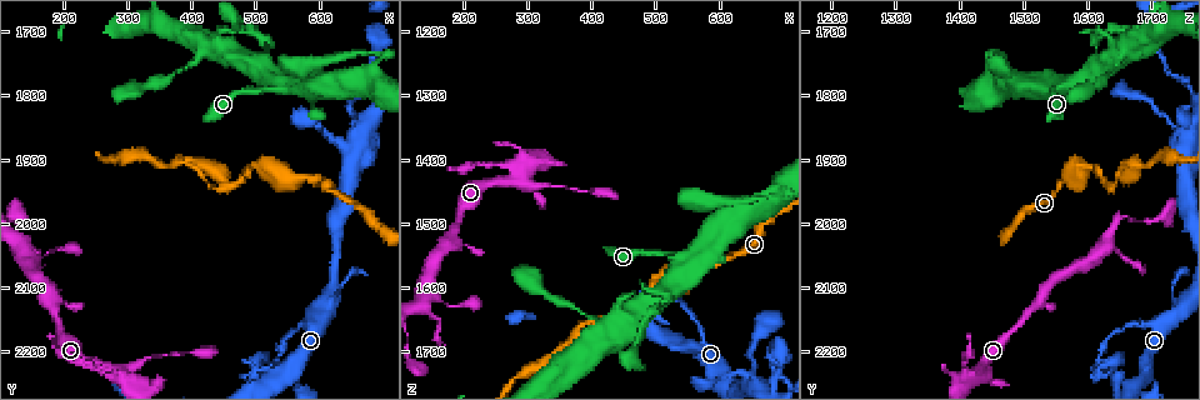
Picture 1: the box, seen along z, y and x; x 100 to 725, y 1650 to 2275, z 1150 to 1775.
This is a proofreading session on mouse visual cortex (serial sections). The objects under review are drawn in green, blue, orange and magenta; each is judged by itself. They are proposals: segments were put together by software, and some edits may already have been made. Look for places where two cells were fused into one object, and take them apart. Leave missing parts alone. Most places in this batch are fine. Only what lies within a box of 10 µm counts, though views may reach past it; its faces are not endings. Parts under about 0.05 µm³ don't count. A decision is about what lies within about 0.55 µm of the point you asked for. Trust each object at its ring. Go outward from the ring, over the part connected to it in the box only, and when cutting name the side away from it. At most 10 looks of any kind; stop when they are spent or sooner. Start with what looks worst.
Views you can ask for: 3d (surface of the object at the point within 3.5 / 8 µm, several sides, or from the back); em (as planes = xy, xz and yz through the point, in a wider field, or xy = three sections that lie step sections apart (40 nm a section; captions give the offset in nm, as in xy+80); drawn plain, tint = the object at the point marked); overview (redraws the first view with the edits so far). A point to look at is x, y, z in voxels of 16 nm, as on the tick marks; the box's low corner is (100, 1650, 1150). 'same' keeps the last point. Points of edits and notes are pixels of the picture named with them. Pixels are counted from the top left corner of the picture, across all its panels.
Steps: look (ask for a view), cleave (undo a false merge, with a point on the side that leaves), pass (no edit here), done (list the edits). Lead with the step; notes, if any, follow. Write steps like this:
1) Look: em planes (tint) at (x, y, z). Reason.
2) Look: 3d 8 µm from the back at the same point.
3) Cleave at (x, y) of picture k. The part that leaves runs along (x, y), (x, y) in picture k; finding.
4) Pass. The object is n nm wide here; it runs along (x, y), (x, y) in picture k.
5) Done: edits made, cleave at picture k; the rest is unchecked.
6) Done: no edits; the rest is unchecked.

Look: 3d 3.5 µm at (145, 2055, 1610). Branch point.

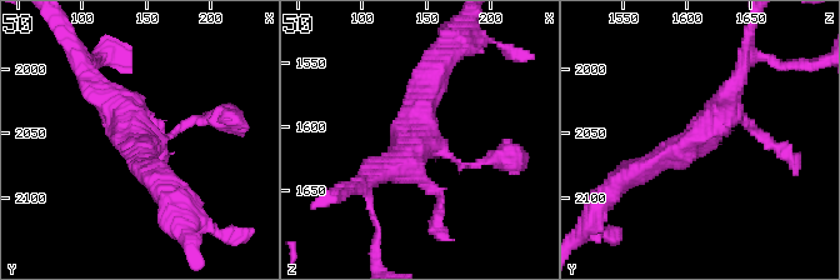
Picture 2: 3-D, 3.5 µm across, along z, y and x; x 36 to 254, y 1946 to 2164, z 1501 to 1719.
Look: em xy step 3 (tint) at (144, 2054, 1610). Shape alone is not enough.

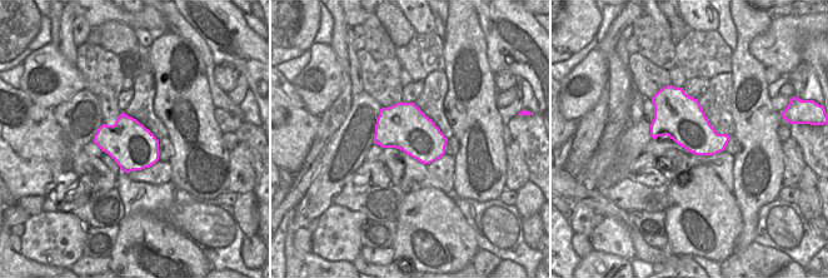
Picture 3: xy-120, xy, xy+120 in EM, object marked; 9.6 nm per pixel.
Pass. It runs along (630, 173), (701, 138), (736, 80) in picture 2; one cell here.

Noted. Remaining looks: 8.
Look: 3d 3.5 µm at (520, 2225, 1610). Abrupt turn.

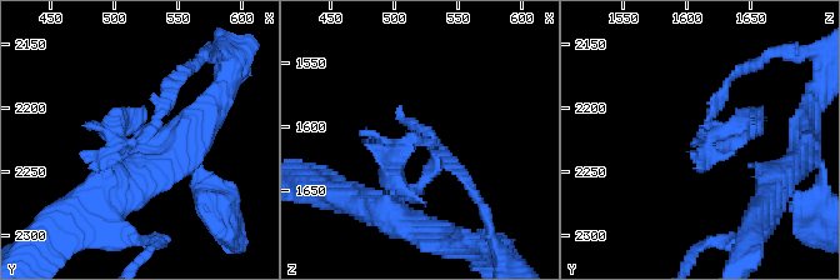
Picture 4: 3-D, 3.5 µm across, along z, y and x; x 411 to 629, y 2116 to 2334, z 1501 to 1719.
Look: em xy step 5 (tint) at (522, 2222, 1610).

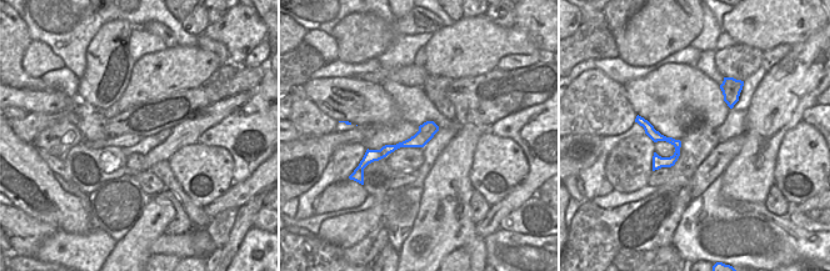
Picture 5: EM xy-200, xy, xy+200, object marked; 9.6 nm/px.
Pass. It runs along (434, 128), (419, 140), (369, 156) in picture 5; one cell here.

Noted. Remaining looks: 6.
Look: 3d 3.5 µm at (495, 1910, 1590). Abrupt turn.

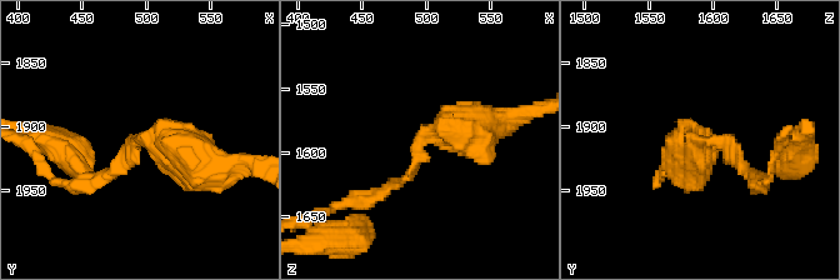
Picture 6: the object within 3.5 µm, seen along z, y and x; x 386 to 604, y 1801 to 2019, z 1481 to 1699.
Look: em xy step 5 (tint) at (496, 1910, 1592). The arms are 150, 600 nm wide.

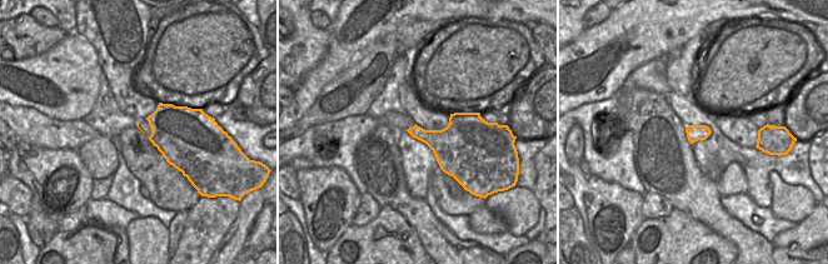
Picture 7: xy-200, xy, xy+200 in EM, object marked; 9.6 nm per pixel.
Pass. It runs along (491, 125), (426, 135), (415, 170), (380, 195) in picture 6; continuous, no second cell.

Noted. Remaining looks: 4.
Look: em xy step 5 (tint) at (410, 1910, 1655). Two arms at a narrow angle.

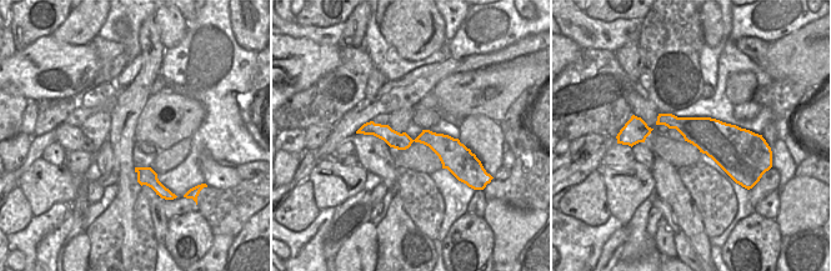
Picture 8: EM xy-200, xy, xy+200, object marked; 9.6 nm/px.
Look: 3d 3.5 µm at the same point. Wider look.

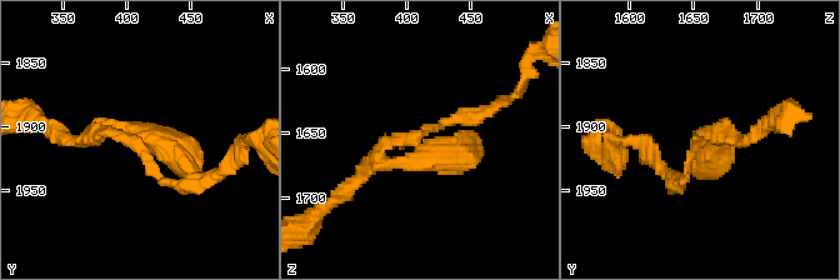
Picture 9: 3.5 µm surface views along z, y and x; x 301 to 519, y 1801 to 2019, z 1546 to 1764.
Pass. It runs along (363, 130), (464, 151) in picture 8; one cell here.

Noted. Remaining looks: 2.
Done: no edits; the rest is unchecked.

